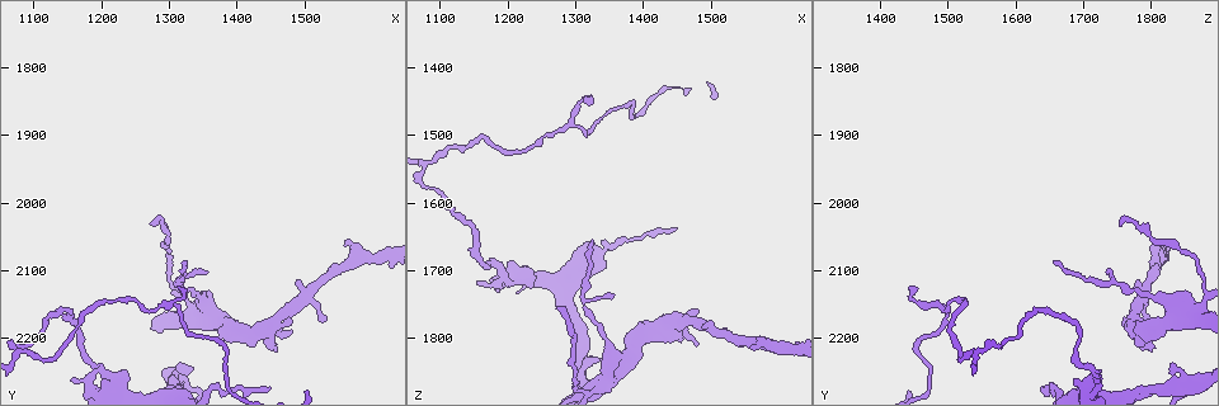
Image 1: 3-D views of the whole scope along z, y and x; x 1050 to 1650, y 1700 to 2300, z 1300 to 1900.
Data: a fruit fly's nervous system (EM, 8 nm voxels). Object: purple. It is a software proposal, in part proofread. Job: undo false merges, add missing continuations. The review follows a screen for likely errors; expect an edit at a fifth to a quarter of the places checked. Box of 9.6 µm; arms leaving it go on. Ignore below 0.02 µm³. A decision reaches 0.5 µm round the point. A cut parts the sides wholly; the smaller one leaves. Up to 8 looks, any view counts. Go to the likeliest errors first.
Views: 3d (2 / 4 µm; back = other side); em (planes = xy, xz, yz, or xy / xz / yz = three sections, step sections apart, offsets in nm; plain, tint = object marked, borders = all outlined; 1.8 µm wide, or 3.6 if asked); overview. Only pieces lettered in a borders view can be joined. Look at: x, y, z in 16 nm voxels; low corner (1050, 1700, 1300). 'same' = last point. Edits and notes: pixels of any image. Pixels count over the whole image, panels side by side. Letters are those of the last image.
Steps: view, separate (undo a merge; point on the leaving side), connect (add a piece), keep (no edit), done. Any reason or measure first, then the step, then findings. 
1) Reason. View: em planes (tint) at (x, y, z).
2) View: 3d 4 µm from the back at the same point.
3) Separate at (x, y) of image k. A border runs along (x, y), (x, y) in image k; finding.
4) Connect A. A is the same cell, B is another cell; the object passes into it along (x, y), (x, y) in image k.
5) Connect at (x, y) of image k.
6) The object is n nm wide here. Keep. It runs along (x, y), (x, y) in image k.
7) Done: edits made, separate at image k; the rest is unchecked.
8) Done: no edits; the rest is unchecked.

Thick turns thin. View: em planes (tint) at (1315, 2270, 1870).

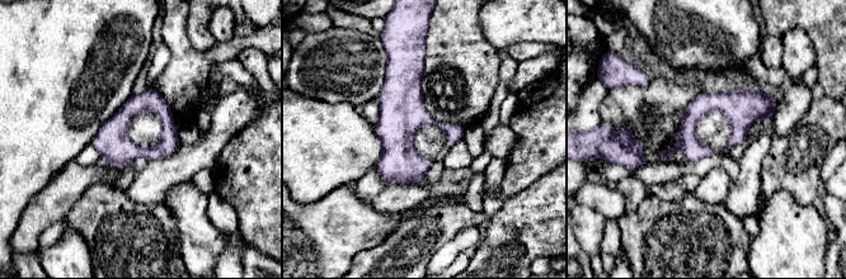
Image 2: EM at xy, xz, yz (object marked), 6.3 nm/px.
What lies round it. View: em planes (borders) at the same point.

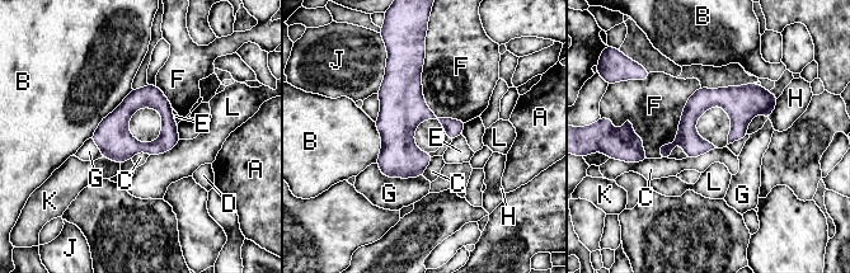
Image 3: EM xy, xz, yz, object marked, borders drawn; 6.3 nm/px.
Keep. A, B, C, D, E, F, G, H, J, K and L are other cells; a border runs along (768, 118), (757, 113), (747, 133) in image 3; all the same cell.

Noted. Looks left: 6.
Tapers out. View: em 3.6 µm planes (borders) at (1275, 2035, 1755).

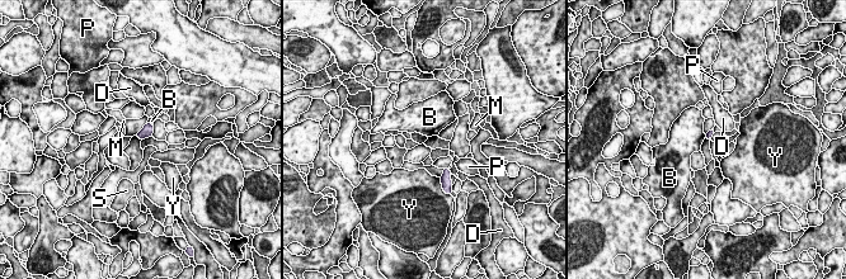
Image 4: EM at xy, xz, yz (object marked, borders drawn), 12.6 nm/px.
The object is 70 nm wide here. Keep. B, D, M, P, S and Y are other cells; a border runs along (135, 136), (141, 140) in image 4; none of them fits.

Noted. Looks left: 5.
Branch stops here. View: 3d 4 µm at (1315, 2125, 1450).

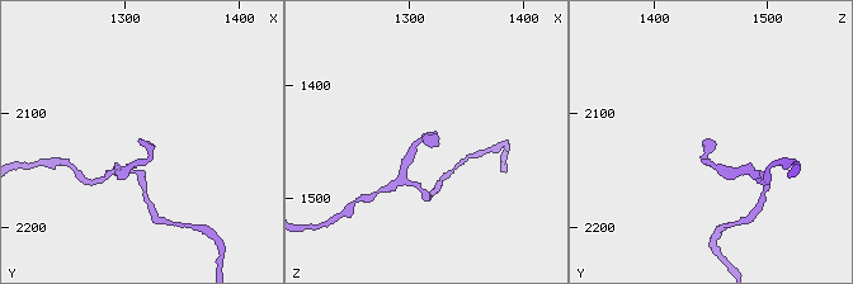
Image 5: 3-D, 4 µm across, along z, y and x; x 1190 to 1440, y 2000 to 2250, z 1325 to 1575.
View: em planes (borders) at (1312, 2124, 1450).

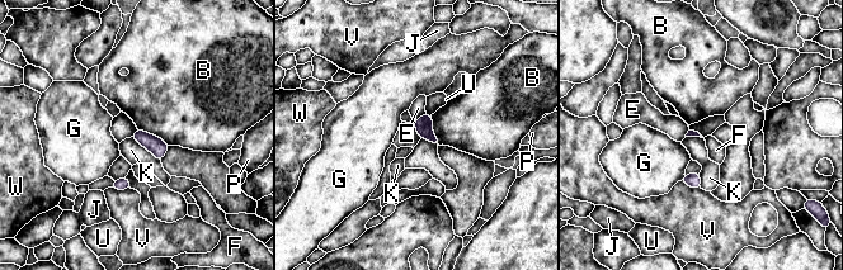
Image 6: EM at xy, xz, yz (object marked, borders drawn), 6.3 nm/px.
Keep. B, E, F, G, J, K, P, U, V and W are other cells; a border runs along (131, 137), (160, 161) in image 6; none of them fits.

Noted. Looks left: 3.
Done: no edits; the rest is unchecked.

